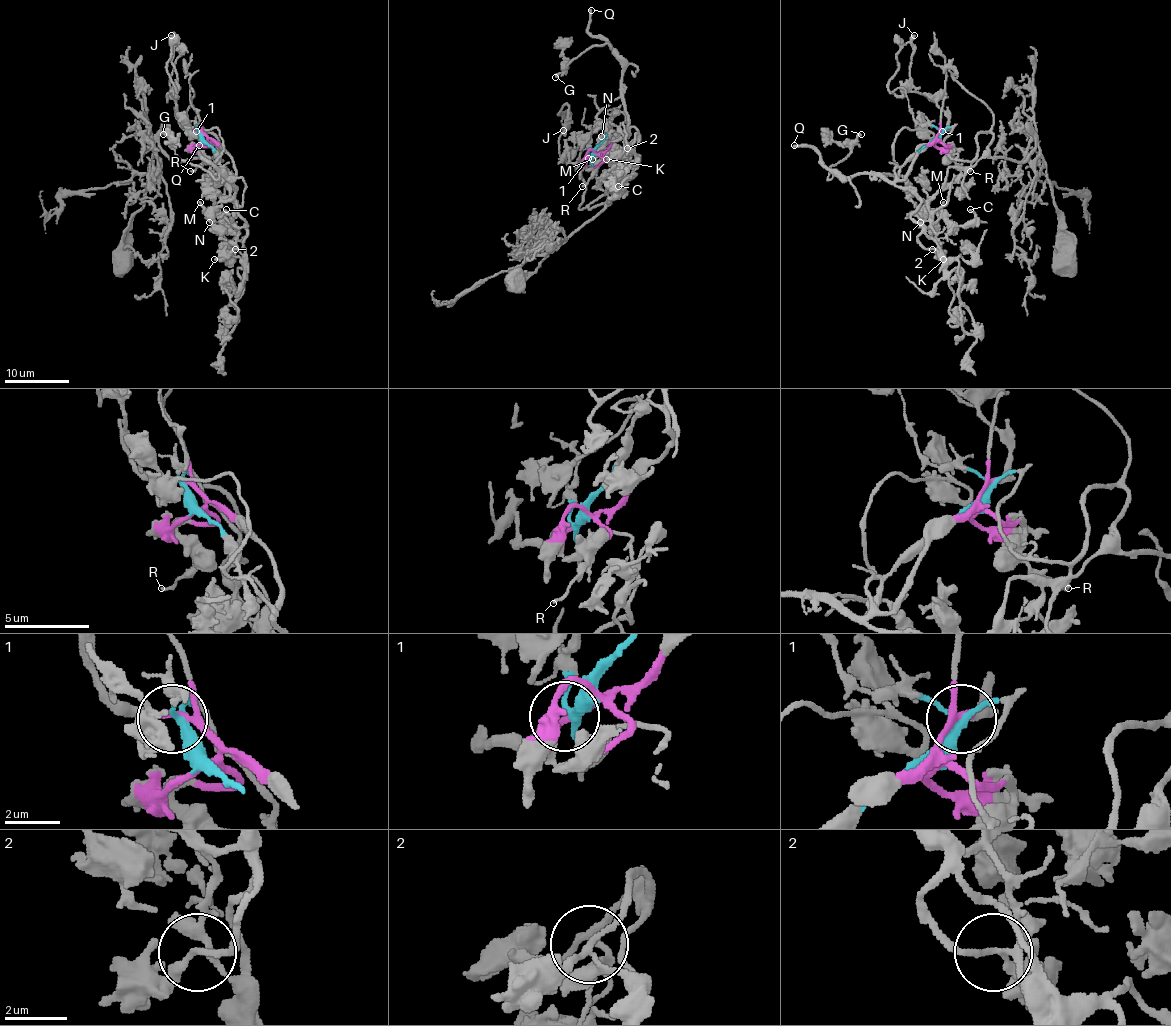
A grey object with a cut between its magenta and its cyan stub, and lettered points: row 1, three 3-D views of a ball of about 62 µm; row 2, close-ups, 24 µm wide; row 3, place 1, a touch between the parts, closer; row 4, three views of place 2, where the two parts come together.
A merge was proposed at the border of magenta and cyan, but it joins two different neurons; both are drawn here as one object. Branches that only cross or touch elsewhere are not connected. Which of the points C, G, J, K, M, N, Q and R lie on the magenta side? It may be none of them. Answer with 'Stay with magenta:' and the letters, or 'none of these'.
Stay with magenta: C, G, J, K, M, N, Q, R

